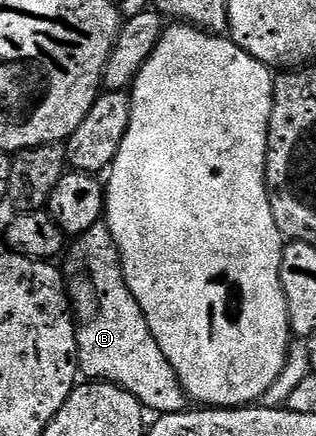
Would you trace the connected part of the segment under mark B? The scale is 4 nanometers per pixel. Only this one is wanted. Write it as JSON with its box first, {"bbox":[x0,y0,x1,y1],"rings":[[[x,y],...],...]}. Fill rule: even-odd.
{"bbox":[66,221,189,415],"rings":[[[106,221],[93,224],[89,232],[78,235],[70,243],[66,258],[79,281],[75,287],[70,287],[69,294],[77,307],[75,339],[82,377],[120,386],[137,396],[144,411],[155,410],[156,415],[188,409],[189,399],[173,364],[169,364],[165,352],[161,352],[161,344],[157,344],[141,312],[141,304],[137,304],[133,292],[129,292],[119,249]]]}

